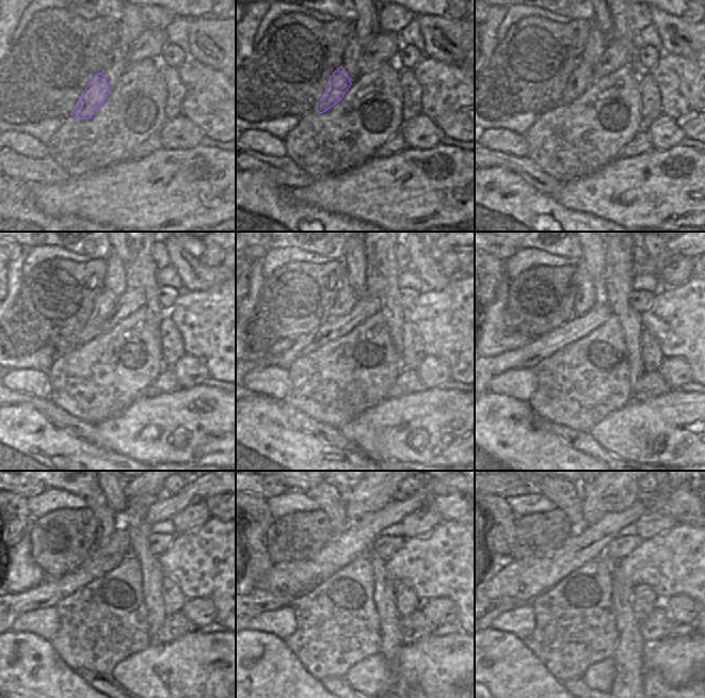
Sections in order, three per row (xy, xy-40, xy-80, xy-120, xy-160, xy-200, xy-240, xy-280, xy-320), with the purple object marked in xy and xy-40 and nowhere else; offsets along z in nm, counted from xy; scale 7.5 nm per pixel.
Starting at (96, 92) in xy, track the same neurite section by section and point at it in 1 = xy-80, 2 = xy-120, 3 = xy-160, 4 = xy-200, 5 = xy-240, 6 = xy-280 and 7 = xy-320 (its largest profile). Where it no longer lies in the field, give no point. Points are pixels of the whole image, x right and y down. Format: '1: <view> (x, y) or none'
1: xy-80 (579, 80)
2: xy-120 (106, 301)
3: xy-160 (346, 298)
4: xy-200 (588, 294)
5: xy-240 (107, 521)
6: xy-280 (326, 495)
7: xy-320 (565, 495)

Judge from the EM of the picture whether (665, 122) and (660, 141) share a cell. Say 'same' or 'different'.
same

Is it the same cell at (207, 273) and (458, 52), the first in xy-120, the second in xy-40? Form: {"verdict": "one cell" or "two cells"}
{"verdict": "one cell"}

